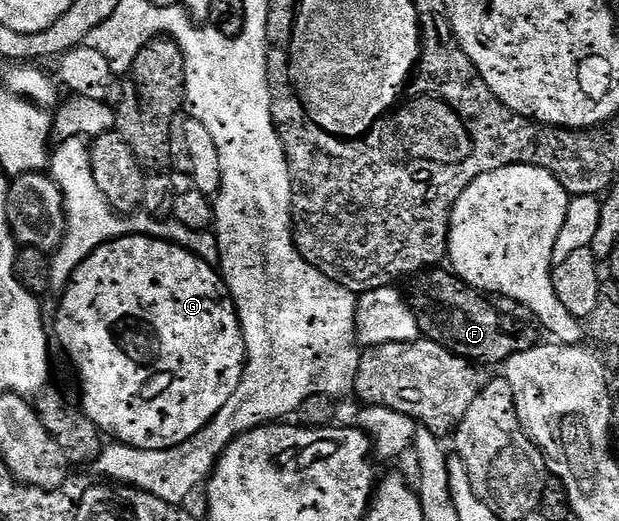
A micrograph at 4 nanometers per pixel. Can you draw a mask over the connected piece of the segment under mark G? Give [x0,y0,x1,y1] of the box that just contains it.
[55,235,245,450]

